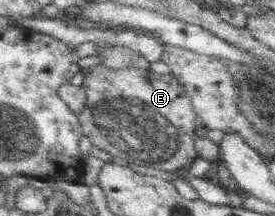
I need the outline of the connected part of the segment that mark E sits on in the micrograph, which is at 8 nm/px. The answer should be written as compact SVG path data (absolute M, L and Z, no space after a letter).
M101 62L88 68L81 88L87 95L87 106L79 118L83 132L93 147L128 163L138 163L171 173L175 170L184 170L185 173L199 157L198 130L204 127L203 120L194 111L193 102L186 96L185 86L173 74L158 74L150 69L136 67L114 70Z

